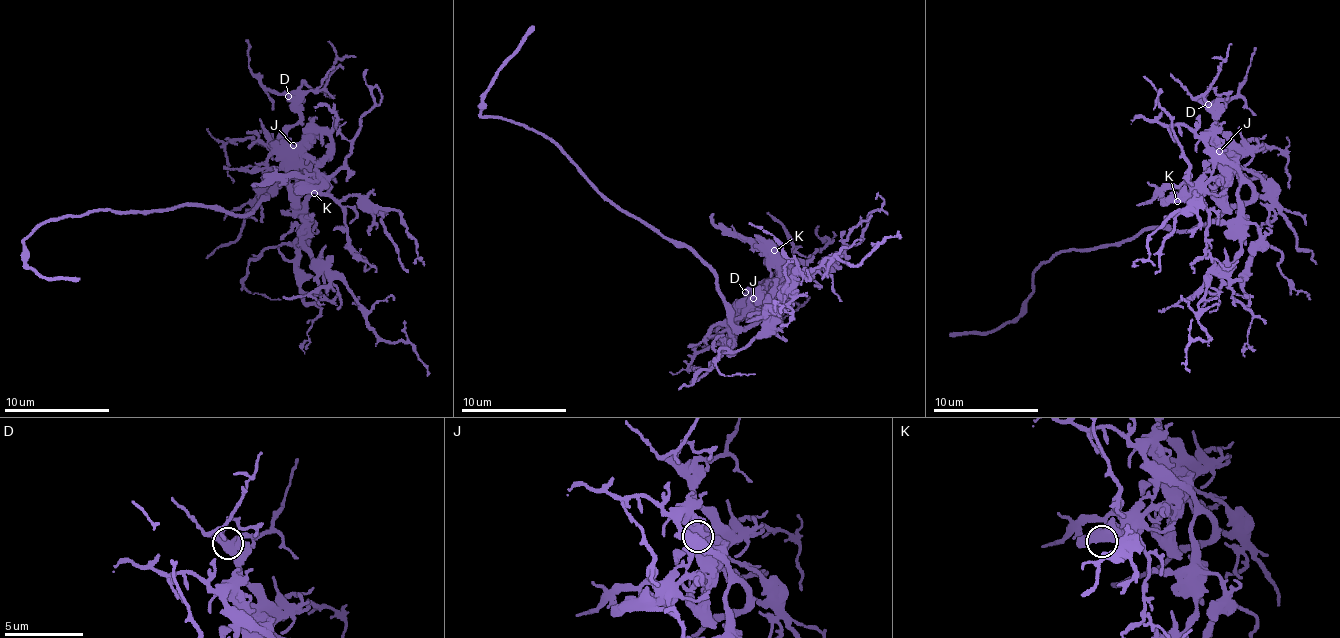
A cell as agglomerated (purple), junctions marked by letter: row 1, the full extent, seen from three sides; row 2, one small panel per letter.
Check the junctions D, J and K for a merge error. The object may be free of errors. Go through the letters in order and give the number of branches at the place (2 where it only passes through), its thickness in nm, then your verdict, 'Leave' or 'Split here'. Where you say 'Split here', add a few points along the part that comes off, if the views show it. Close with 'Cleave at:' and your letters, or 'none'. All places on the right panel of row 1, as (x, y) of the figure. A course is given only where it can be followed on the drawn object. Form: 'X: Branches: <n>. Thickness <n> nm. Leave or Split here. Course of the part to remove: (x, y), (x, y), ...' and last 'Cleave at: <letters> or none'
D: Branches: 2. Thickness 500 nm. Leave
J: Branches: 1. Thickness 900 nm. Leave
K: Branches: 1. Thickness 850 nm. Leave
Cleave at: none

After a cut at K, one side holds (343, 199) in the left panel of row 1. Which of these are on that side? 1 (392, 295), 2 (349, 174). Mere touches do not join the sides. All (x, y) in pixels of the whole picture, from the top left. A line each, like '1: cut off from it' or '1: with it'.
1: cut off from it
2: cut off from it

